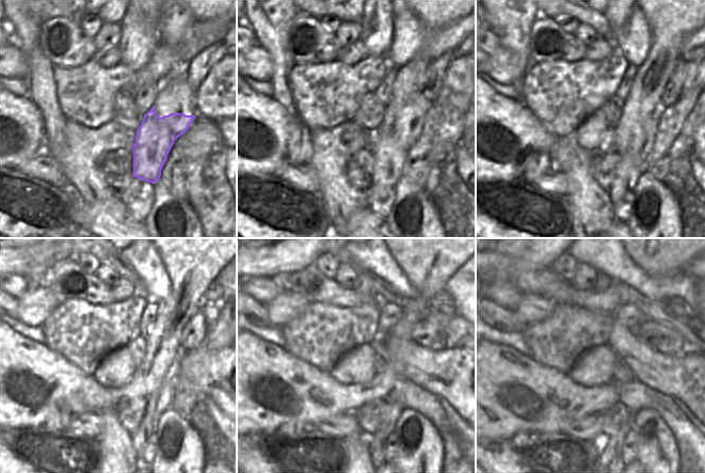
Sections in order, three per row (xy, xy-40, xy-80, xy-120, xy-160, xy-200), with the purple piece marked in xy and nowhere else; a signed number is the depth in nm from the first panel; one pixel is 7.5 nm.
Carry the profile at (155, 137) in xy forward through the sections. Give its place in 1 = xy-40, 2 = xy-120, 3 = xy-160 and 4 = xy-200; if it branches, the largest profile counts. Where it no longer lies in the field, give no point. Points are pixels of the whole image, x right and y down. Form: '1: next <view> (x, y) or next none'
1: next xy-40 (389, 151)
2: next xy-120 (159, 399)
3: next xy-160 (391, 410)
4: next xy-200 (620, 437)

